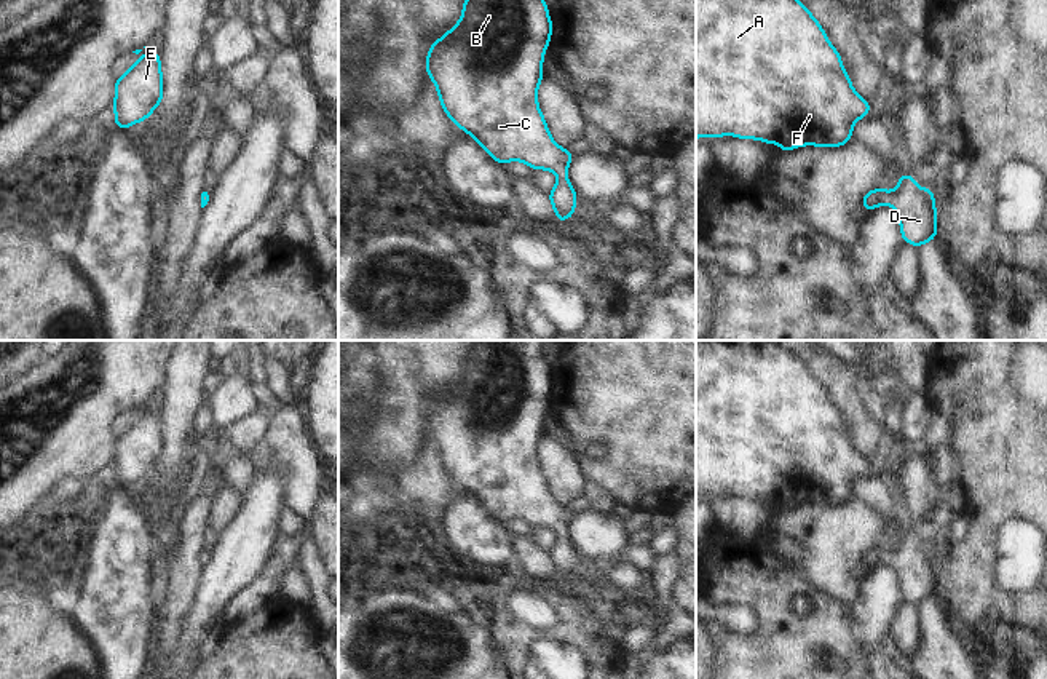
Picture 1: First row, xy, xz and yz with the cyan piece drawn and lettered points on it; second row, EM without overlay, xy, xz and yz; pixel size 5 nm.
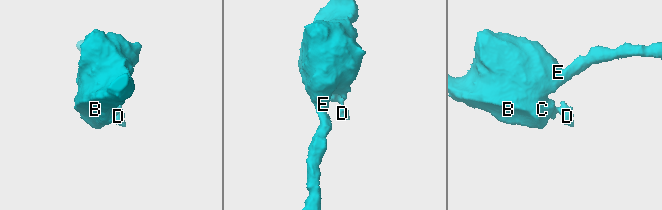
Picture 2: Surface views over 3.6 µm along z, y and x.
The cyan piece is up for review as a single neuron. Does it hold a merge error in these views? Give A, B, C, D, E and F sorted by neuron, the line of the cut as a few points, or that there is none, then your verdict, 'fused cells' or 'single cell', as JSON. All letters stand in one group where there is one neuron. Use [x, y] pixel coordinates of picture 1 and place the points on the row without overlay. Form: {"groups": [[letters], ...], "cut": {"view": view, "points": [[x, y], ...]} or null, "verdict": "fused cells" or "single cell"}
{"groups": [["A", "B", "C", "D", "E", "F"]], "cut": null, "verdict": "single cell"}

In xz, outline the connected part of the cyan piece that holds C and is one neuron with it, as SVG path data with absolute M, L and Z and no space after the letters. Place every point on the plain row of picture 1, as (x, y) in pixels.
M476 340L466 353L461 377L431 403L425 428L434 439L448 476L472 494L495 519L504 522L519 518L531 527L549 527L559 534L549 551L549 561L562 582L573 575L578 562L576 550L567 535L567 526L575 513L554 500L536 459L543 438L543 415L554 387L546 359L539 351L539 340Z

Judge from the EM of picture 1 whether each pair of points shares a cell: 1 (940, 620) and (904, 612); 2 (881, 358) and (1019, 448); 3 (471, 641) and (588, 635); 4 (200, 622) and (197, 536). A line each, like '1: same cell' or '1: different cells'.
1: different cells
2: different cells
3: different cells
4: different cells

